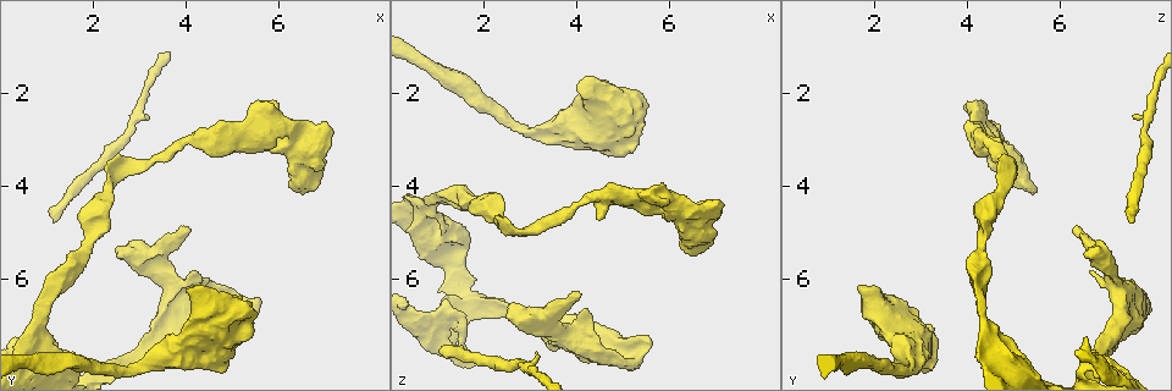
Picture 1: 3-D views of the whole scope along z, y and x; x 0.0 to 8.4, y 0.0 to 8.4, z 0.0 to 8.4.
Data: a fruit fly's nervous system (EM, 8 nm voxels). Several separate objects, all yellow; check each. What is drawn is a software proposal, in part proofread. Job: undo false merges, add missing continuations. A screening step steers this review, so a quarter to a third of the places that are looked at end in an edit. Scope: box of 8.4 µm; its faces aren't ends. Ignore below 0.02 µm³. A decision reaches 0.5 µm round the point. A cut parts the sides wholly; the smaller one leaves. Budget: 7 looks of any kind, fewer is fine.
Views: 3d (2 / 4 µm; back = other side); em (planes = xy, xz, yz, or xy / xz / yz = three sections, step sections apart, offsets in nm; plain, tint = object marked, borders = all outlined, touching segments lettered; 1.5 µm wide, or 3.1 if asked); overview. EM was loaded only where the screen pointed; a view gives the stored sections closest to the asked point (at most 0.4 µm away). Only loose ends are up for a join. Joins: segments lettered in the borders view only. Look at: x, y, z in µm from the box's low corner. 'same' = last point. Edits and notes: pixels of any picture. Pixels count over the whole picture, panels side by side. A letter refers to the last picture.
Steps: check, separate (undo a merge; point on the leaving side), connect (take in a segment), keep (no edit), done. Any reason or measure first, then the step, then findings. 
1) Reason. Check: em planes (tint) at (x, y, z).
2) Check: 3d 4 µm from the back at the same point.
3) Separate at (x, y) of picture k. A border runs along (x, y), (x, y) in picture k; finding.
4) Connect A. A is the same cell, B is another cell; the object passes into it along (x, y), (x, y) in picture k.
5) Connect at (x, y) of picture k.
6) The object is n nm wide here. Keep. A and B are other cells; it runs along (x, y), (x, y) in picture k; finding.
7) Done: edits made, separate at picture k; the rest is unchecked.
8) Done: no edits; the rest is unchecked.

Check: 3d 4 µm at (5.50, 6.65, 2.20).

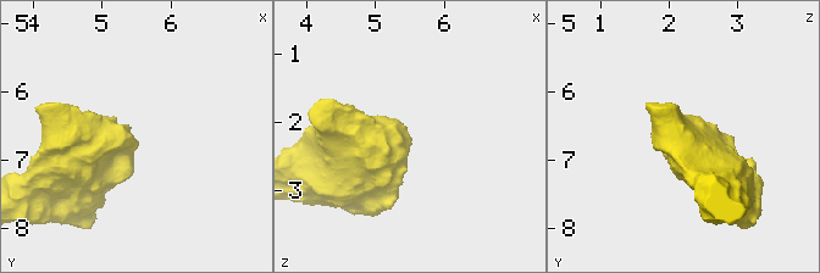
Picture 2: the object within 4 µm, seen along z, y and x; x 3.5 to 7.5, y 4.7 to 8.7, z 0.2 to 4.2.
Shape alone is not enough. Check: em planes (tint) at (5.50, 6.70, 2.20).

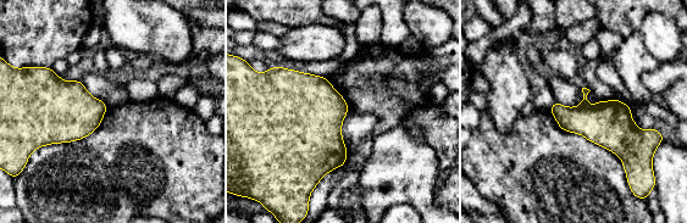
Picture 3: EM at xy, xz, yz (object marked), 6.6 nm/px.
See the neighbours. Check: em planes (borders) at the same point.

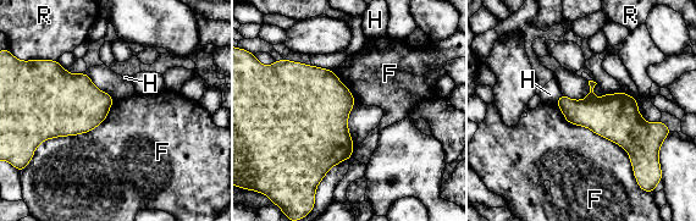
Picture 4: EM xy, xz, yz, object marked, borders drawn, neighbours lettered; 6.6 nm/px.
Keep. F, H and R are other cells; a border runs along (556, 104), (618, 143), (635, 175) in picture 4; none of them fits.

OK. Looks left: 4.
Free end. Check: 3d 4 µm from the back at (4.45, 3.00, 4.70).

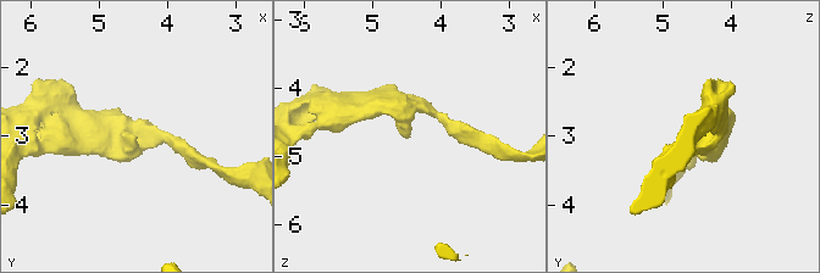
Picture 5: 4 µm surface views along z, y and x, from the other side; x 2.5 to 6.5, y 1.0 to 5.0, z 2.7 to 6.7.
Shape alone is not enough. Check: em planes (plain) at (4.50, 3.00, 4.70).

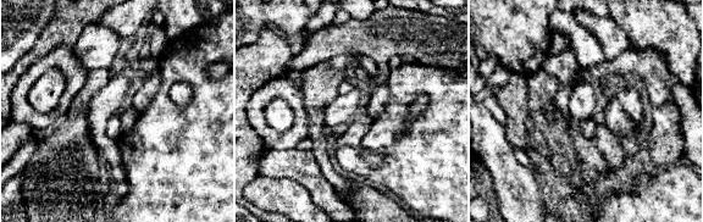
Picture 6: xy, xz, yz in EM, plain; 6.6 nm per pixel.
Check: em planes (borders) at the same point.

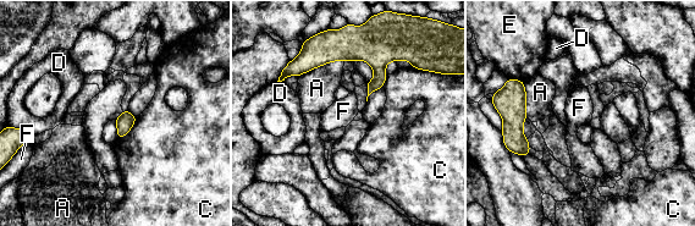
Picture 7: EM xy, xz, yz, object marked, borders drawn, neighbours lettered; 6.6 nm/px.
Keep. A, C, D, E and F are other cells; a border runs along (122, 110), (115, 120) in picture 7; no lettered segment goes on from it.

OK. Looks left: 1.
Done: no edits; the rest is unchecked.

